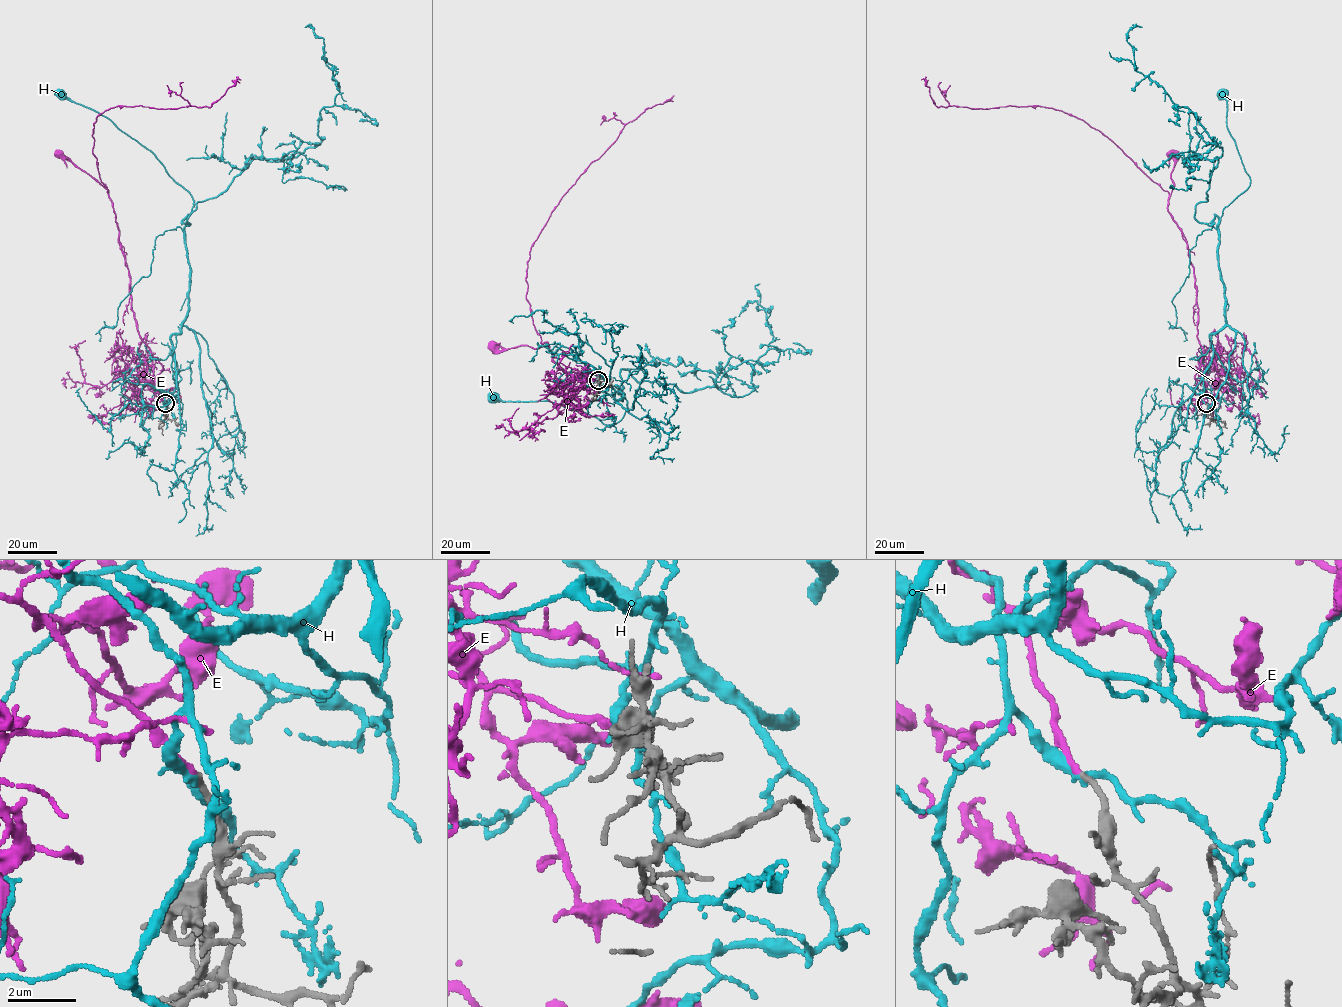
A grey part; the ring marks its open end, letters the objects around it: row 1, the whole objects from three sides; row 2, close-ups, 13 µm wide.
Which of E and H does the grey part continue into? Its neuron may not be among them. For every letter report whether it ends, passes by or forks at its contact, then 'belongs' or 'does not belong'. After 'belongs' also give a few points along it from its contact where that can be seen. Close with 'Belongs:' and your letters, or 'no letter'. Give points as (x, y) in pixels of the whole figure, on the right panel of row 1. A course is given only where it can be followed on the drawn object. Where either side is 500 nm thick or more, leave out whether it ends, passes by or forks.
E: it ends there; belongs; it runs (1206, 403), (1195, 377), (1203, 348), (1197, 335), (1194, 269), (1182, 230), (1168, 210), (1174, 186), (1172, 155)
H: it forks there; does not belong
Belongs: E

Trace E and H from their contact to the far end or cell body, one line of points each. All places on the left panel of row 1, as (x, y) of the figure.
E: (165, 403), (148, 387), (153, 373), (152, 359), (133, 316), (130, 275), (108, 191), (59, 155)
H: (165, 404), (154, 387), (174, 389), (171, 337), (188, 308), (184, 227), (193, 200), (149, 150), (60, 92)

